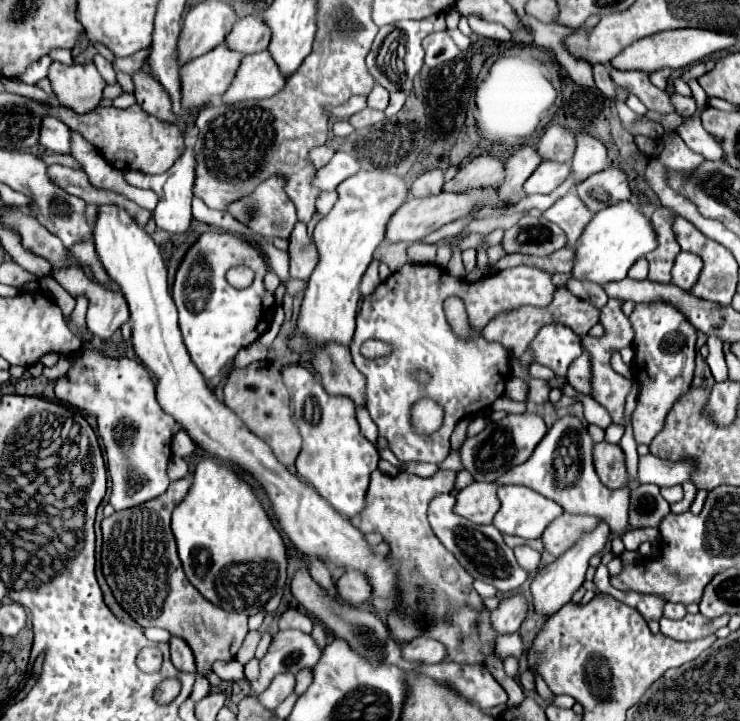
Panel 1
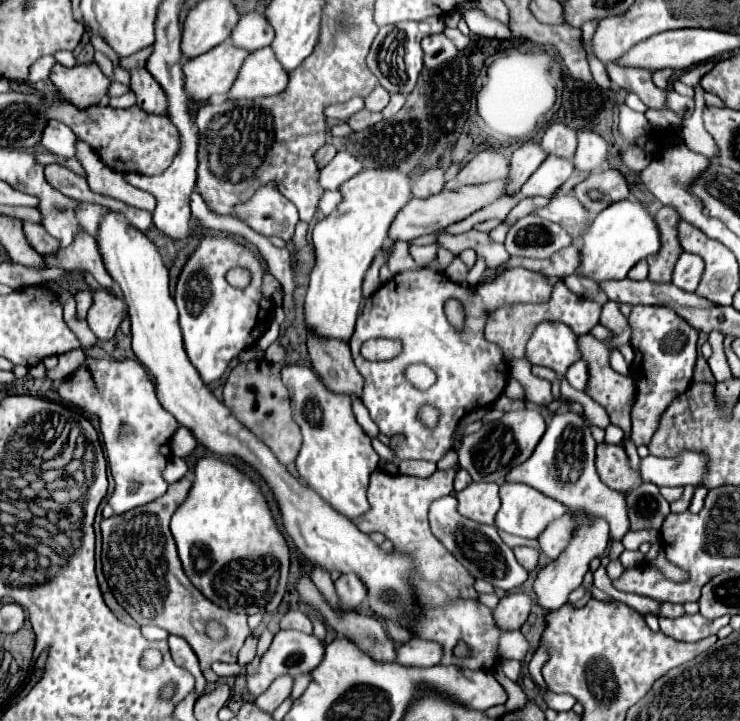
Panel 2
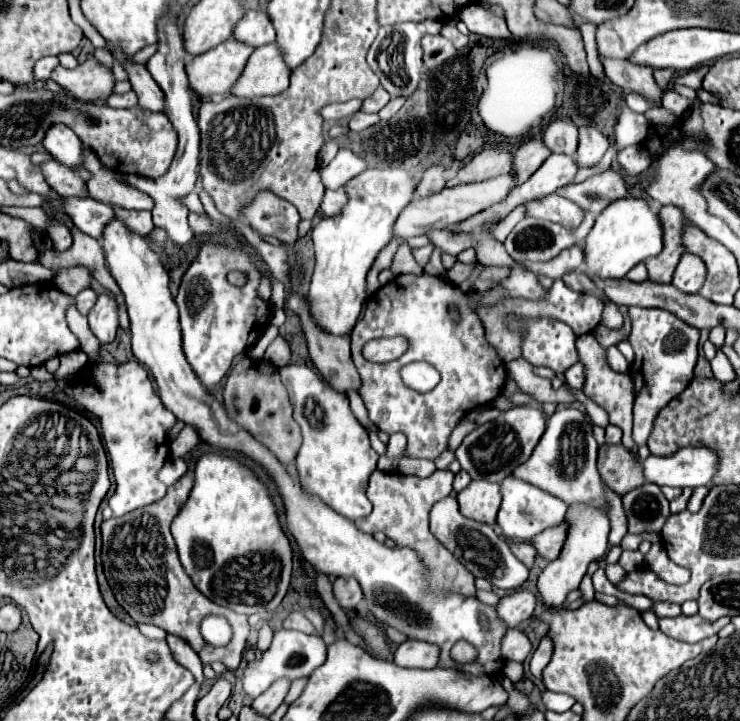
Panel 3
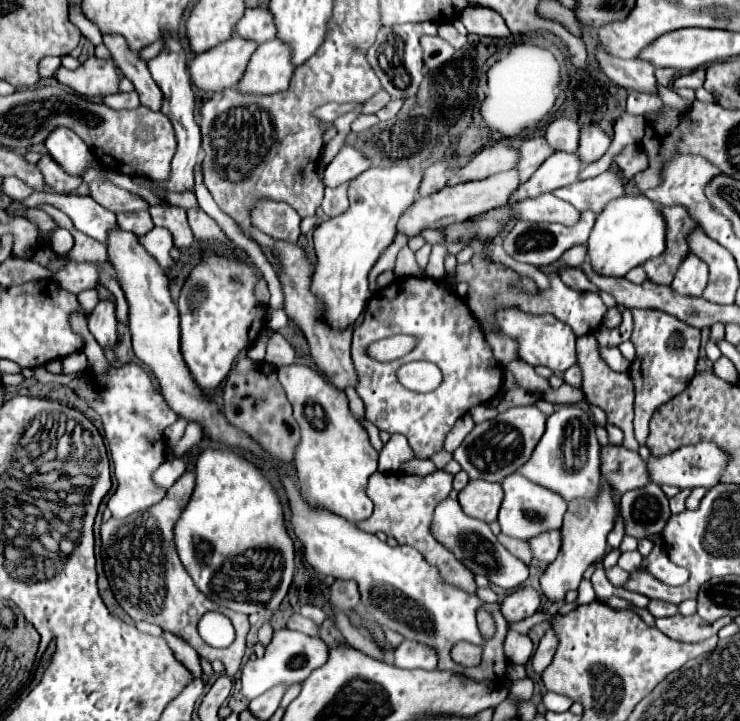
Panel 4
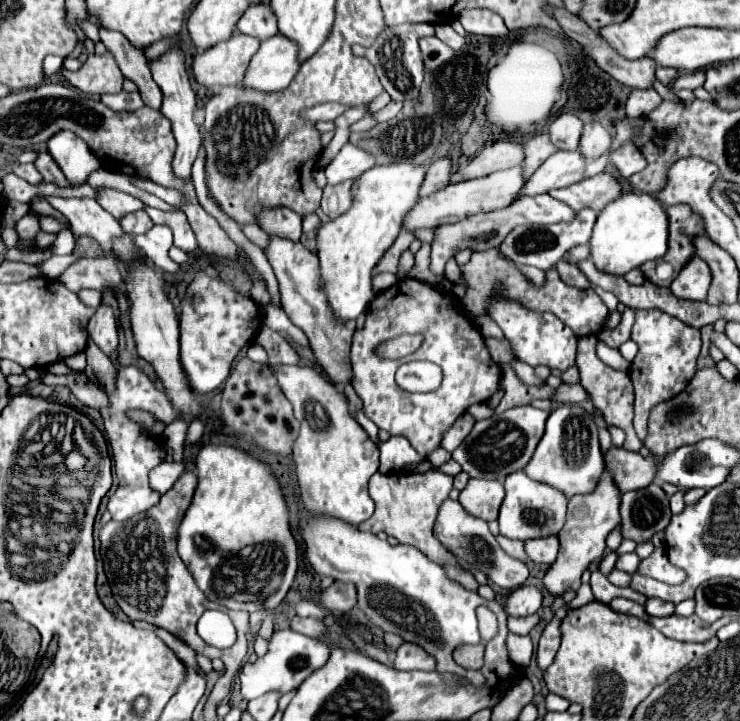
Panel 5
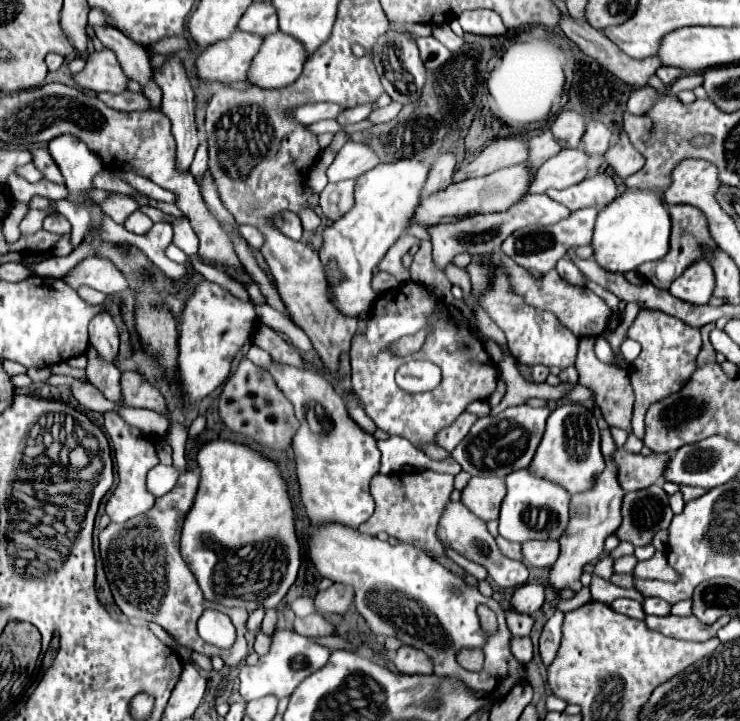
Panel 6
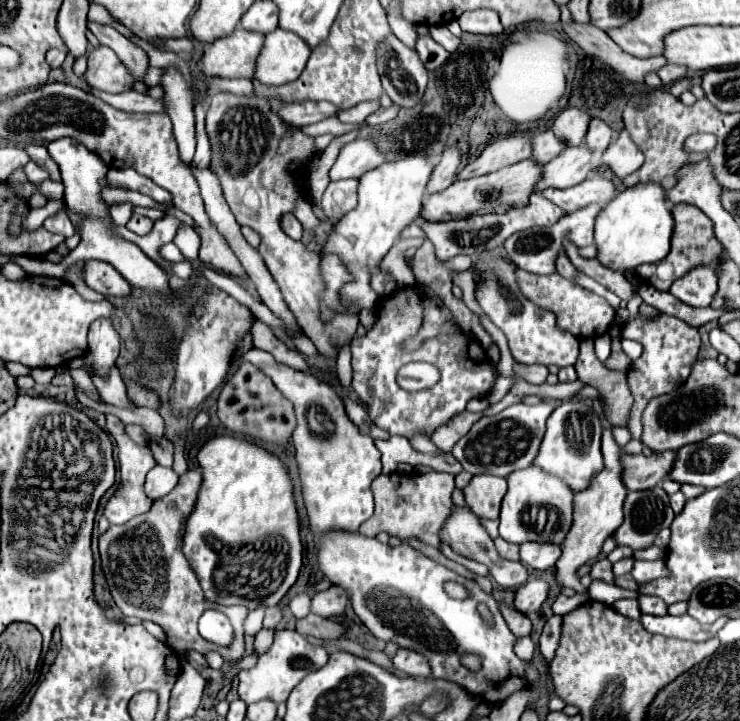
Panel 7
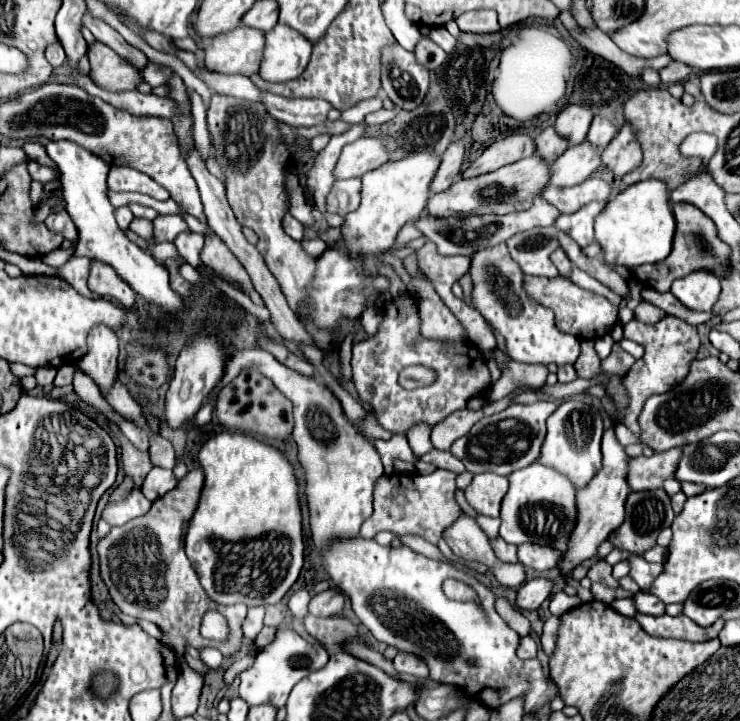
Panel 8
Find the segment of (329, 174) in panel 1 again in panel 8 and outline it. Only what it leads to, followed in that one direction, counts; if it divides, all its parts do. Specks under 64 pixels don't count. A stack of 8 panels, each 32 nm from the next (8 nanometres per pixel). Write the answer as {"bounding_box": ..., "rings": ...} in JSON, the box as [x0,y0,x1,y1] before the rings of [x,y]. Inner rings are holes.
{"bounding_box":[336,138,388,178],"rings":[[[358,138],[342,148],[336,164],[336,178],[362,178],[366,172],[388,162],[388,150],[380,138]]]}

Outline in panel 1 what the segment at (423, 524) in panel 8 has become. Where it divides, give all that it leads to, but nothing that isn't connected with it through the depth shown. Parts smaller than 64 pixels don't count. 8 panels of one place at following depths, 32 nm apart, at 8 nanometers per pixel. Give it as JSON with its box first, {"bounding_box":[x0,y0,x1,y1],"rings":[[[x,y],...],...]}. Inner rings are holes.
{"bounding_box":[350,470,482,616],"rings":[[[438,470],[430,478],[420,478],[412,474],[388,476],[382,472],[372,472],[370,486],[366,492],[368,508],[354,516],[350,522],[364,534],[380,532],[384,542],[390,544],[390,556],[404,564],[404,592],[412,604],[416,604],[416,614],[432,612],[432,616],[440,616],[440,612],[448,612],[448,608],[456,604],[472,604],[474,608],[482,608],[482,598],[472,588],[474,578],[462,568],[462,564],[448,552],[442,542],[430,530],[426,512],[428,504],[434,496],[452,492],[454,488],[454,470]]]}

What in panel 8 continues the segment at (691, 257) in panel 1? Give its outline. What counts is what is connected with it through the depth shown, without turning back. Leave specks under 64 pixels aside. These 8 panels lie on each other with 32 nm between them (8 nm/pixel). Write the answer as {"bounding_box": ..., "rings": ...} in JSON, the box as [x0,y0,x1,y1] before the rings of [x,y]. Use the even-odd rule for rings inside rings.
{"bounding_box":[670,272,720,312],"rings":[[[696,272],[692,276],[680,278],[672,284],[670,292],[694,312],[712,312],[720,298],[720,280],[708,276],[708,272]]]}

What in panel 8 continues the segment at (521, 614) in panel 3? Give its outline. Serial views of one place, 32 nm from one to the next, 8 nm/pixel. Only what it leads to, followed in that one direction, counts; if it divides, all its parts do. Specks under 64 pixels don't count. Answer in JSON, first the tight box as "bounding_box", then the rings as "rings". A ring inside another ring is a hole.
{"bounding_box":[516,576,554,610],"rings":[[[536,576],[530,582],[520,586],[516,604],[522,610],[536,610],[552,594],[552,586],[554,586],[552,580],[548,580],[544,576]]]}

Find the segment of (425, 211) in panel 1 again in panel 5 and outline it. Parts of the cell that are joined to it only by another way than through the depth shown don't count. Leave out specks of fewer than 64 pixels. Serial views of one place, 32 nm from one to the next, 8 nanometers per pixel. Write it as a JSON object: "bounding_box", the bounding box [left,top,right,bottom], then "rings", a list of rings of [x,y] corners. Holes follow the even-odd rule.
{"bounding_box":[404,166,526,232],"rings":[[[520,166],[500,170],[500,172],[494,172],[494,174],[484,176],[484,178],[474,178],[474,180],[450,184],[448,188],[442,188],[440,192],[434,192],[428,198],[420,198],[416,208],[412,208],[412,212],[408,214],[408,220],[404,220],[404,228],[408,232],[412,232],[416,228],[434,228],[434,226],[440,226],[440,224],[460,222],[460,220],[464,220],[466,216],[472,216],[472,214],[508,208],[514,200],[518,200],[524,184],[526,184],[526,180],[524,180]]]}

